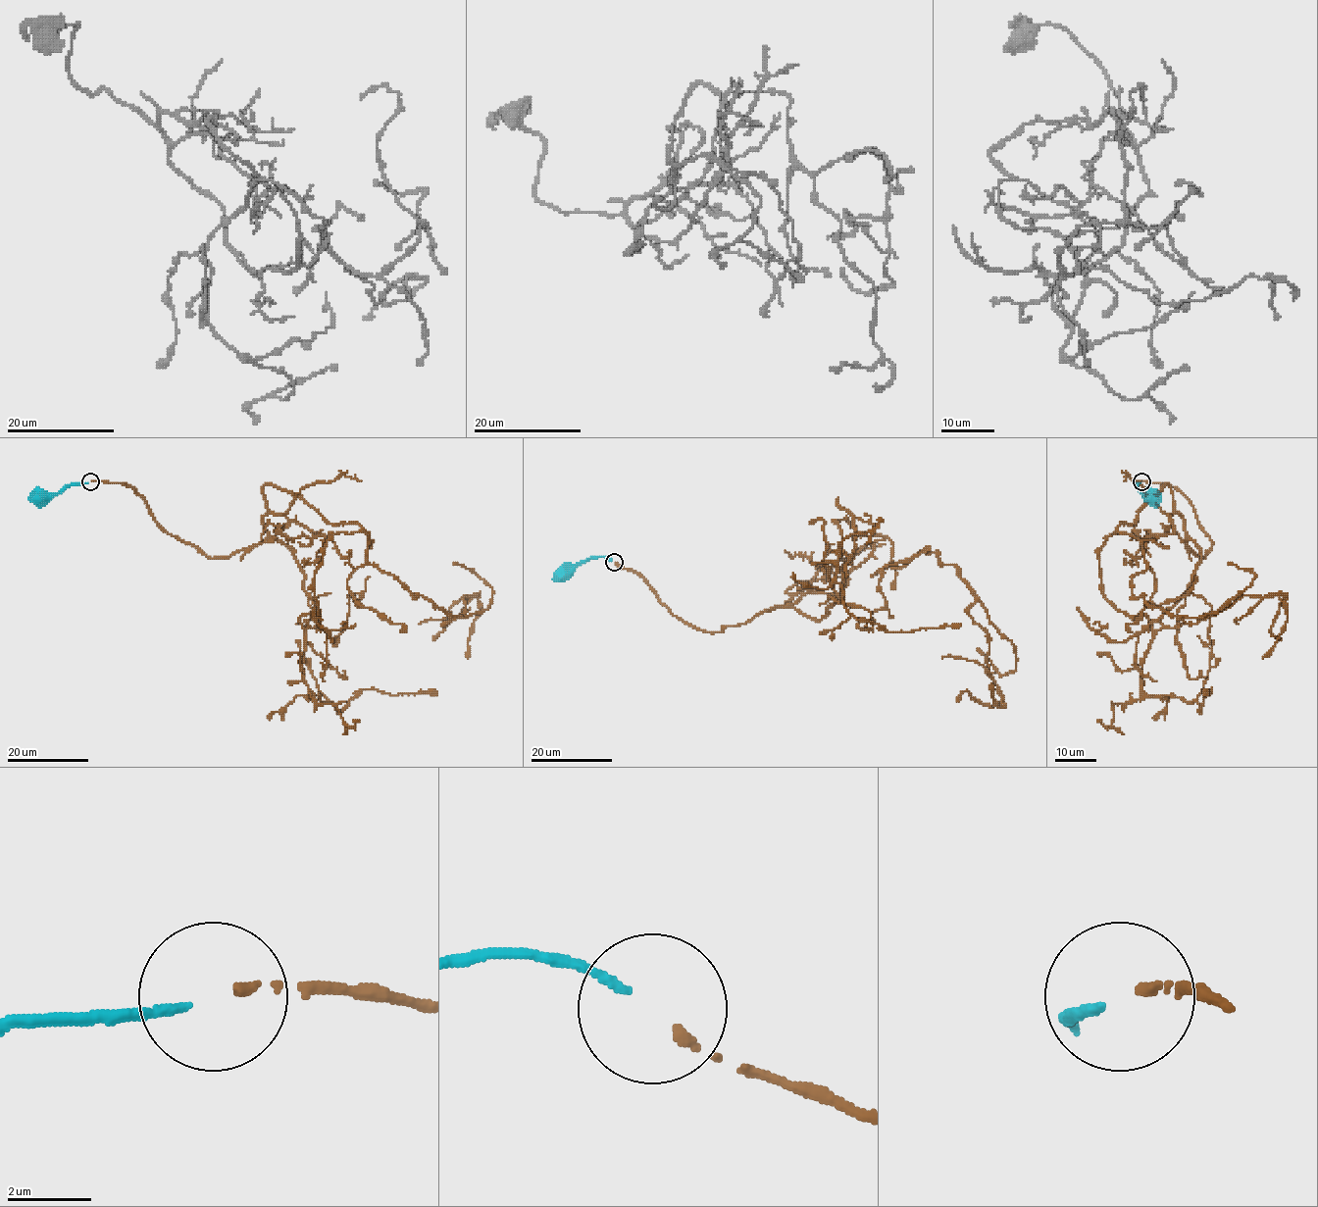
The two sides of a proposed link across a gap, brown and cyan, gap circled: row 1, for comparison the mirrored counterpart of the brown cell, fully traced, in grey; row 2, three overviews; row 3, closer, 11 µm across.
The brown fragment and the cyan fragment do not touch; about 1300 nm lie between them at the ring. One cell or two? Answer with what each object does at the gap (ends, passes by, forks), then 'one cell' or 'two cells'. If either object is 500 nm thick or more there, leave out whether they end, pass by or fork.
brown ends there; cyan ends there; one cell

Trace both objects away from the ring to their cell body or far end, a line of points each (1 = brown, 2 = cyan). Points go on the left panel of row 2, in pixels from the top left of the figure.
1: (92, 481), (209, 557), (266, 538), (266, 484), (357, 523), (299, 620), (309, 691), (437, 691)
2: (88, 482), (68, 484), (55, 493), (40, 496)

